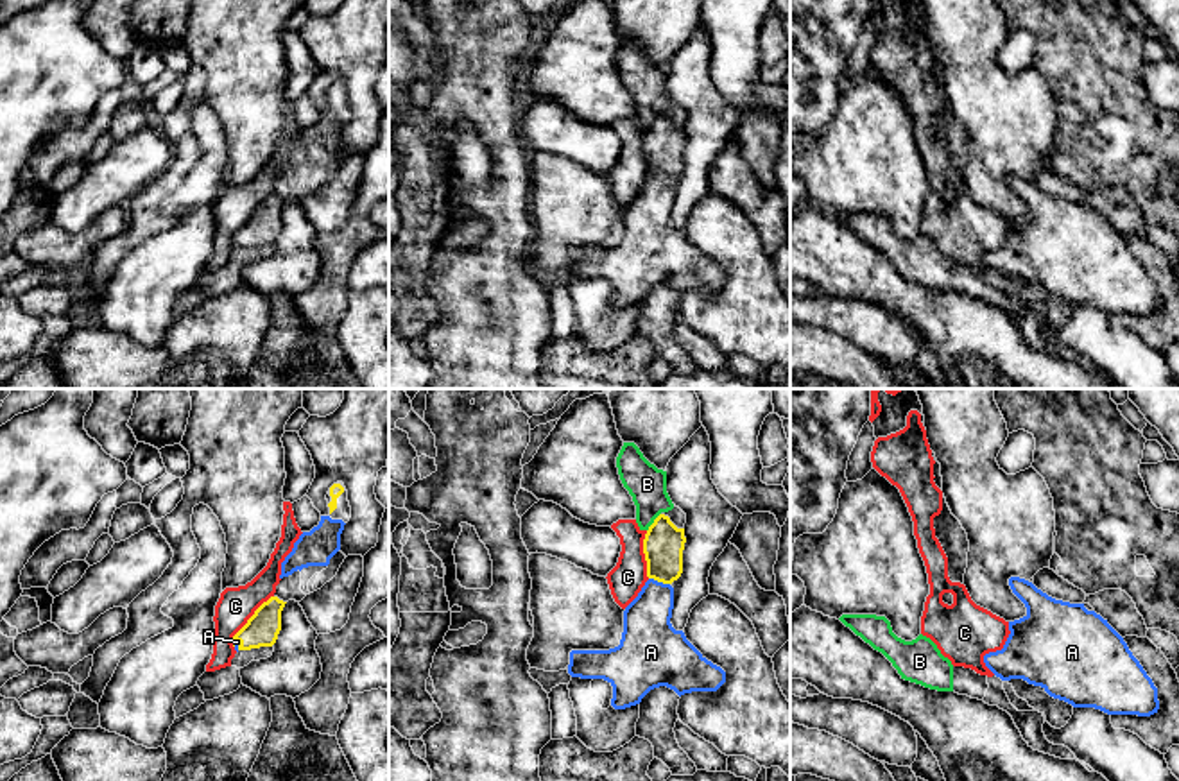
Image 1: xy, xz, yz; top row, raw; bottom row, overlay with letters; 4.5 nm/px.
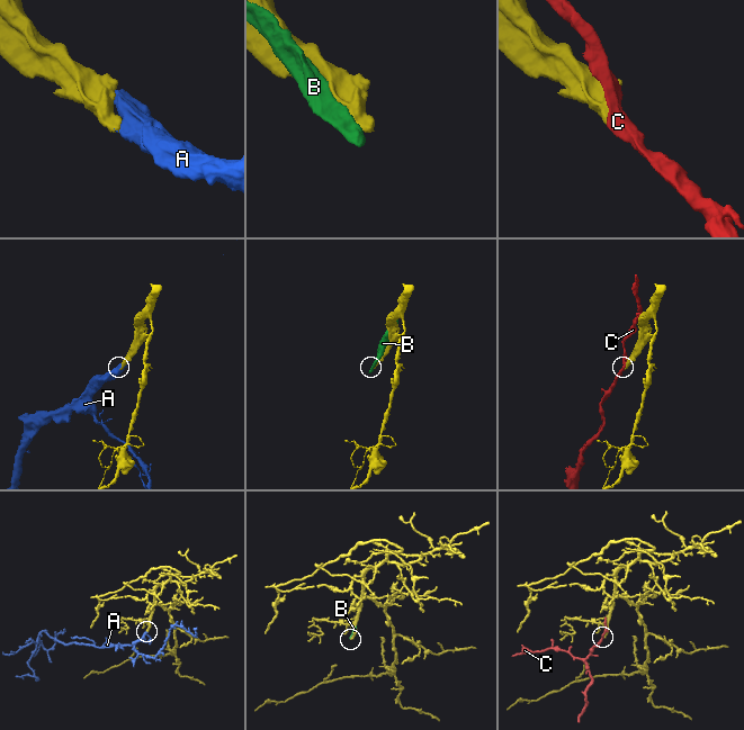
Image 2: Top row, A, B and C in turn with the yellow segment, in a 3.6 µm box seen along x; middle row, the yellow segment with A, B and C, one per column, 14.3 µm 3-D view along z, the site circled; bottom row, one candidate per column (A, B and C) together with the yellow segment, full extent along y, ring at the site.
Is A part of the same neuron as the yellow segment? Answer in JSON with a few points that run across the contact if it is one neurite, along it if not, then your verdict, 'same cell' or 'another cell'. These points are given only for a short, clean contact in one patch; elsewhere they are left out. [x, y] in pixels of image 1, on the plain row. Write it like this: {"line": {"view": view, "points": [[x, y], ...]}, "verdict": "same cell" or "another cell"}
{"verdict": "same cell"}

